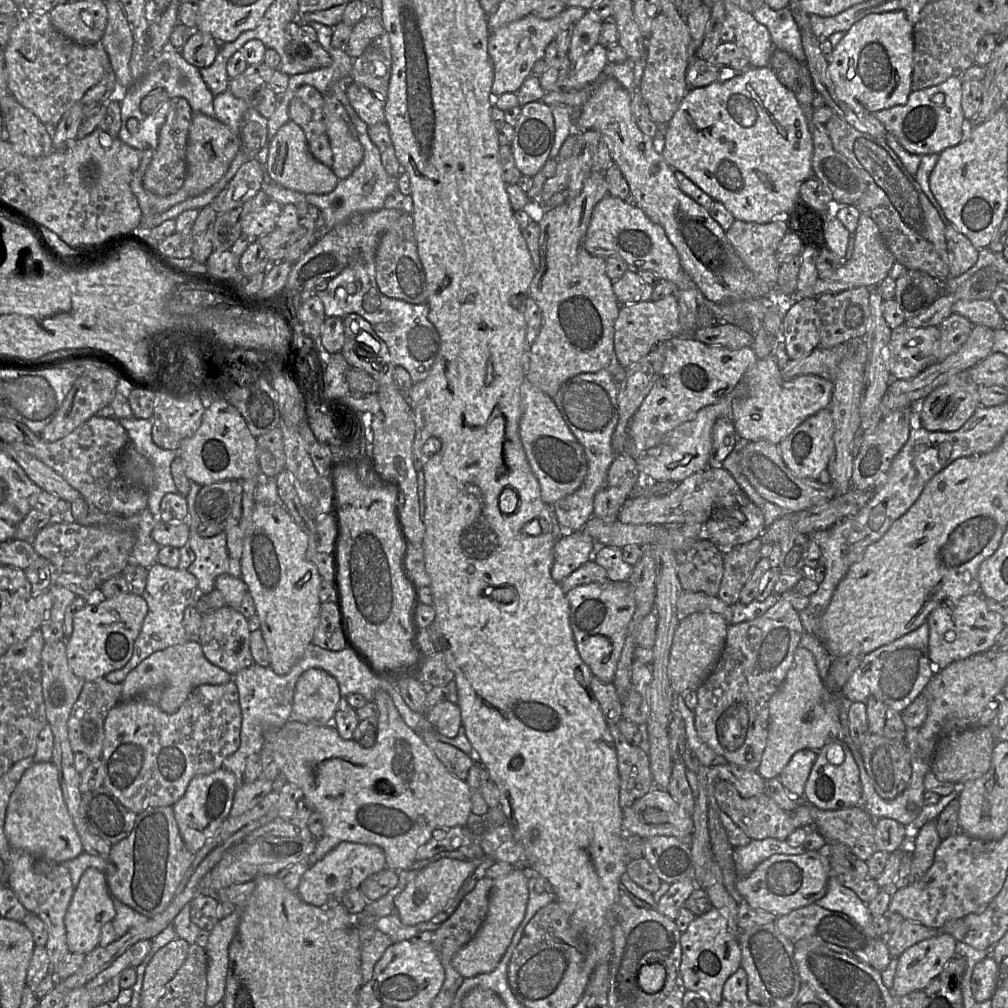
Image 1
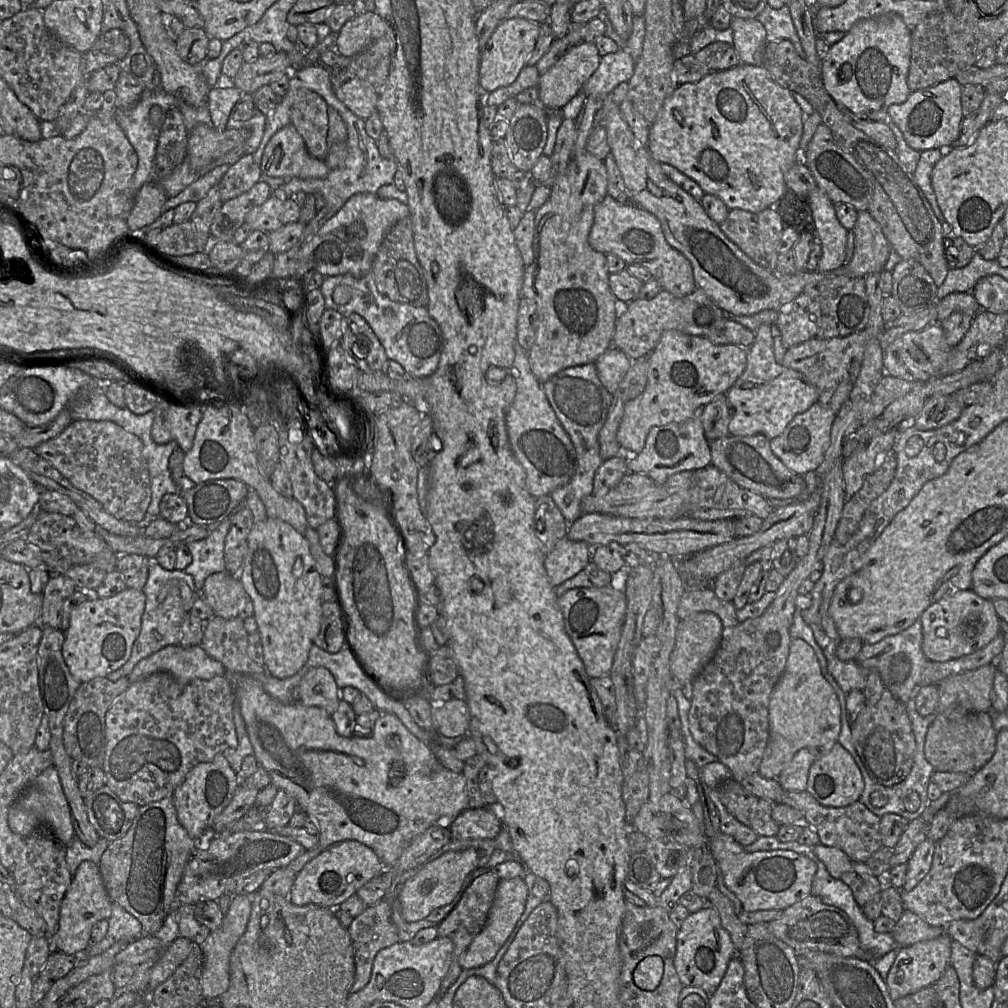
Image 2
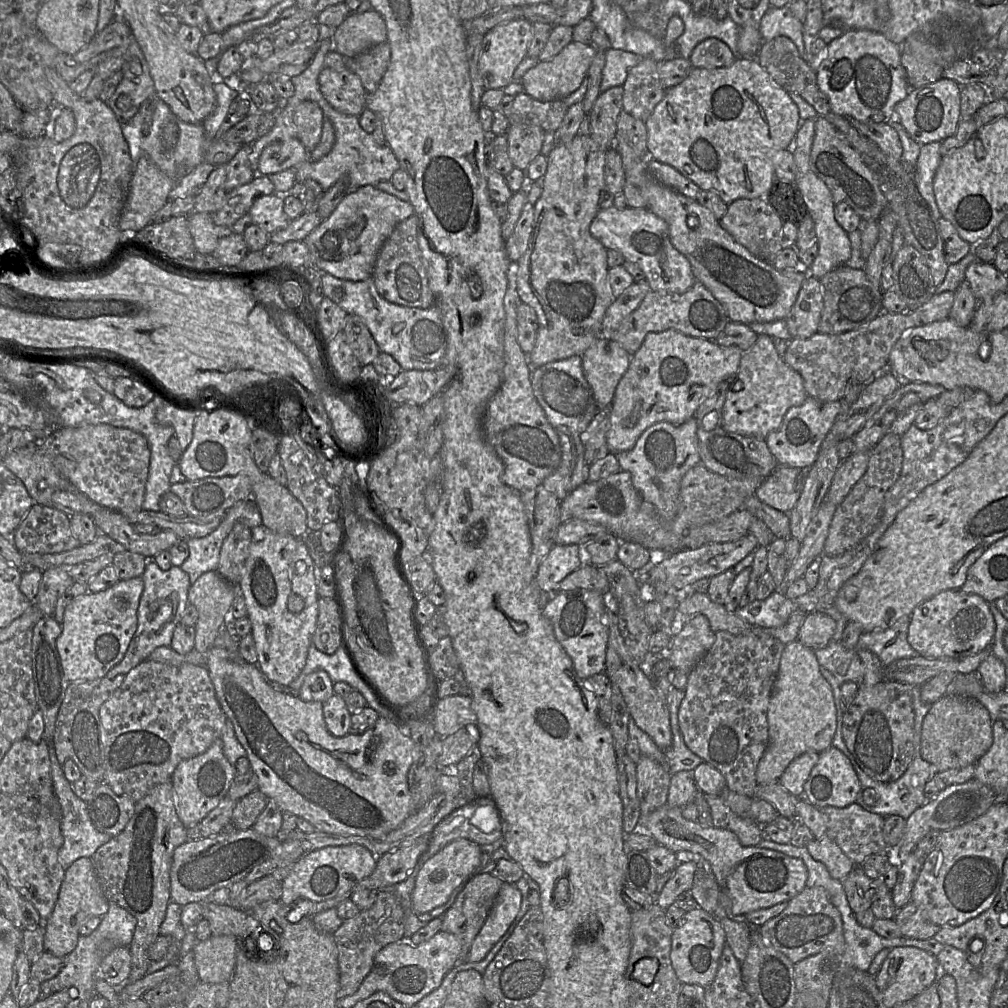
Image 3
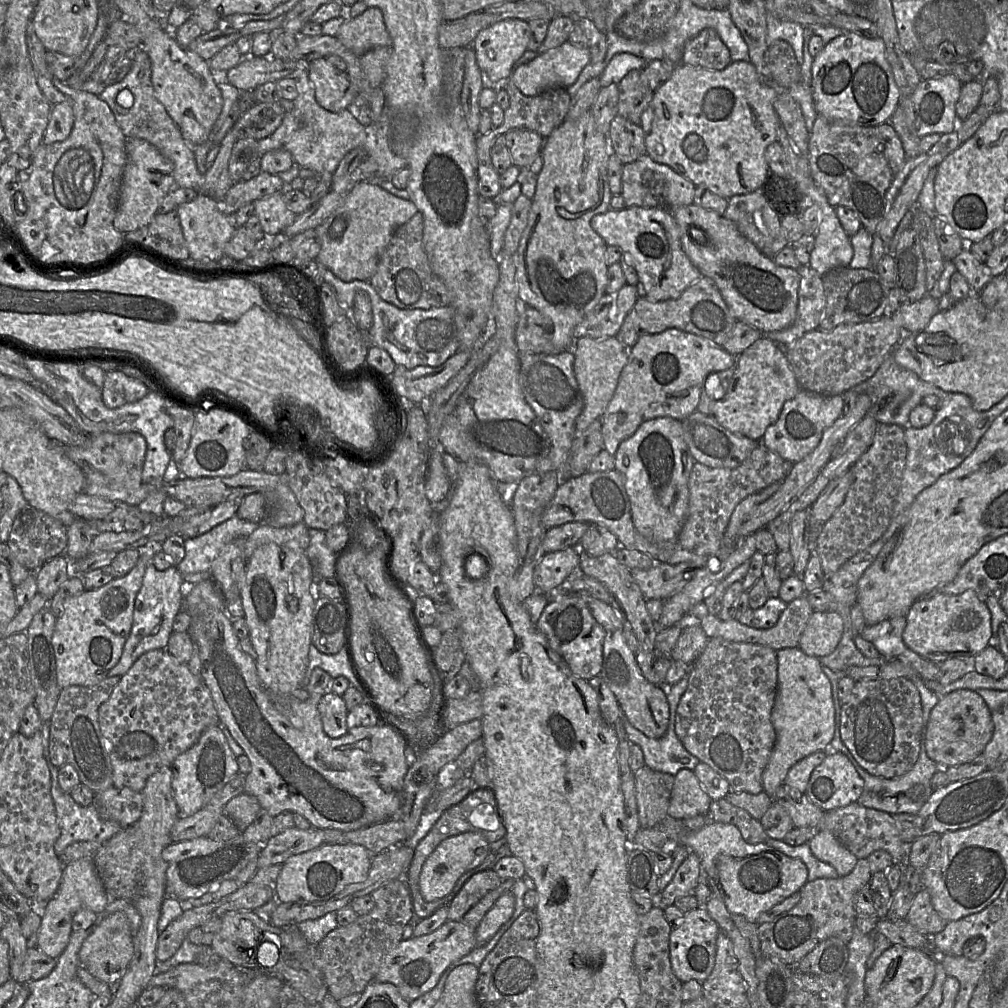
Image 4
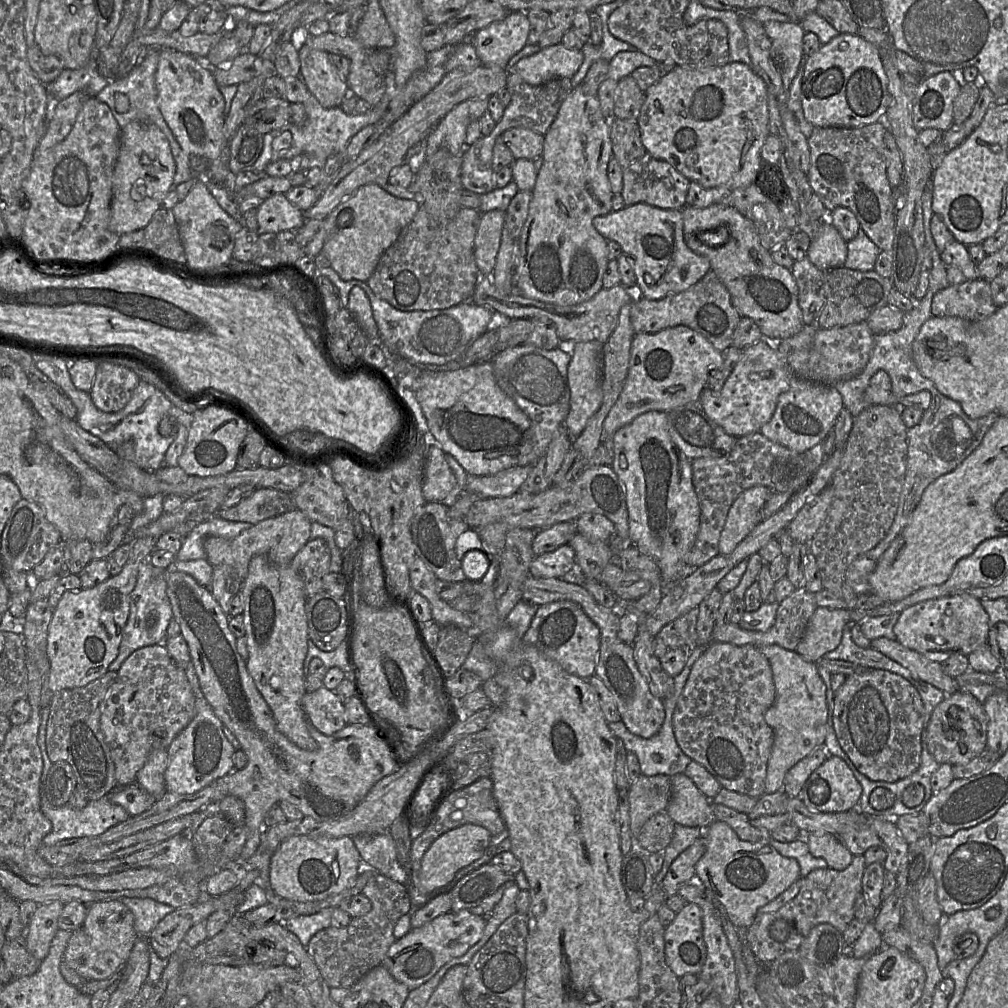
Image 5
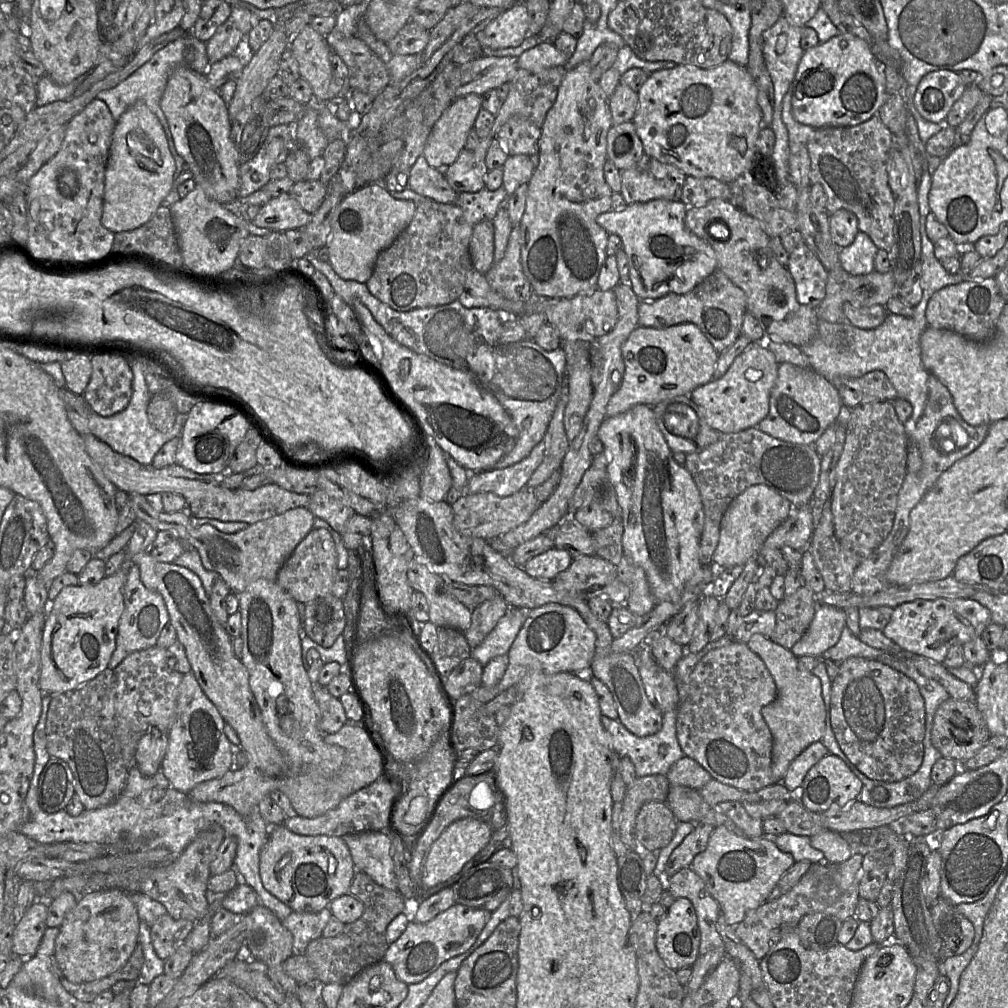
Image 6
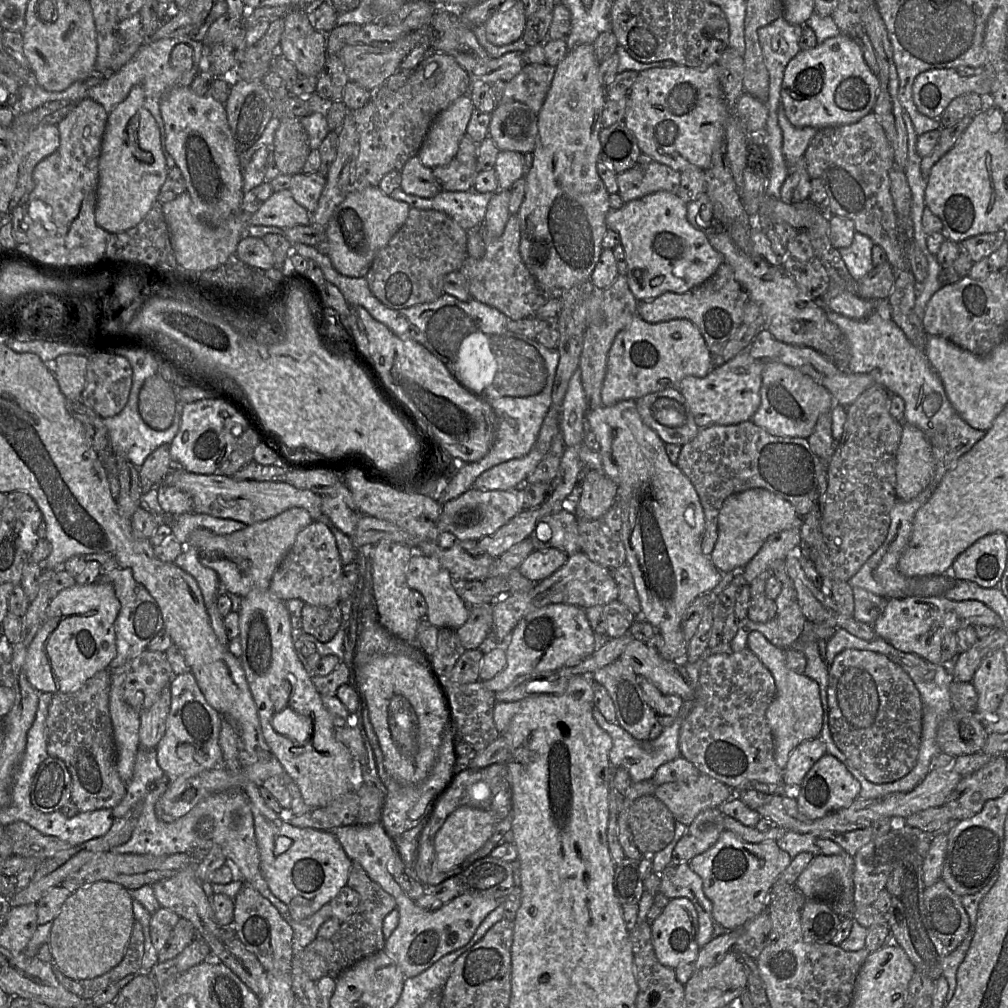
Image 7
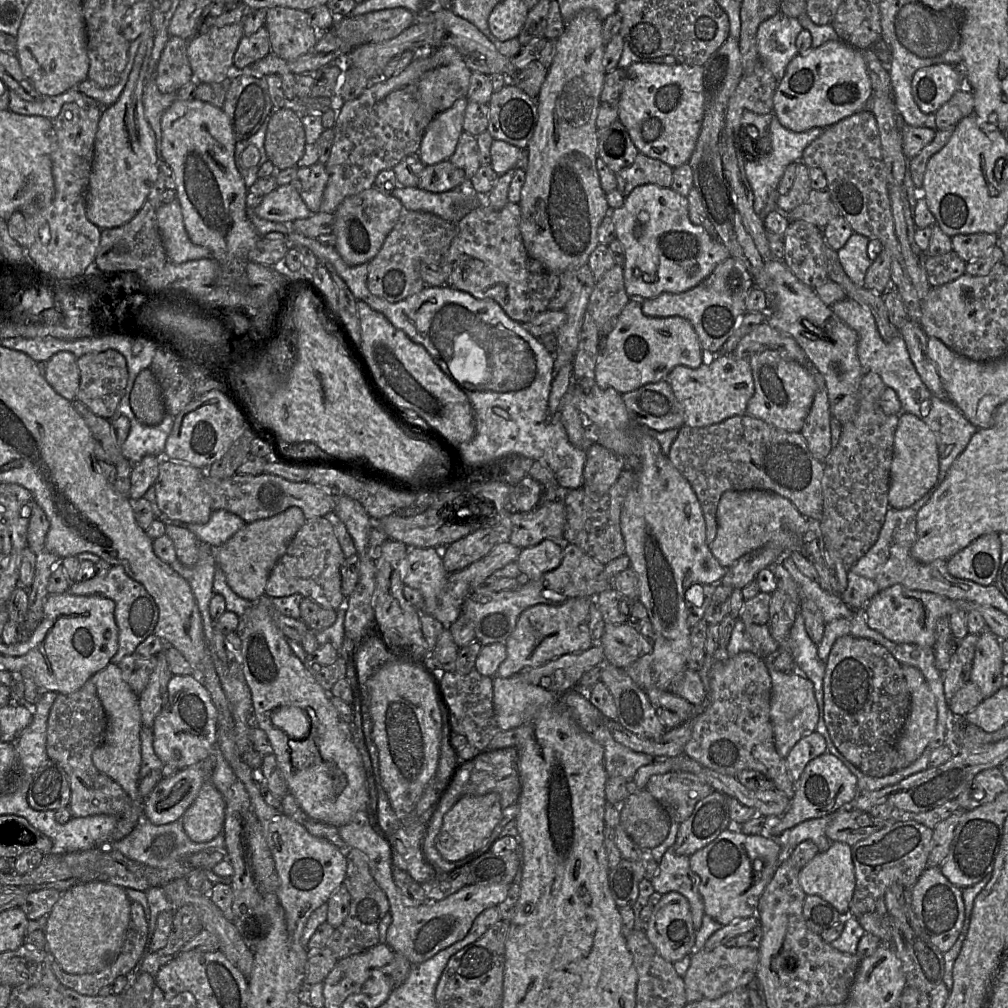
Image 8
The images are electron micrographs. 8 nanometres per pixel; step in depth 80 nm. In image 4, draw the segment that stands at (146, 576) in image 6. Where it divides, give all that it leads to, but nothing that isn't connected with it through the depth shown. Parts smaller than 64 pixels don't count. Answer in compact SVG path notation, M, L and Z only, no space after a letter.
M184 596L182 610L191 617L187 632L199 650L200 678L210 691L220 724L228 728L250 761L244 793L255 796L261 809L272 817L281 812L298 813L319 829L349 832L398 814L410 756L415 756L412 741L382 719L376 726L351 728L339 738L330 738L323 730L317 708L322 696L311 695L306 701L300 701L290 695L271 694L258 677L255 660L241 650L240 639L225 609L217 610L203 602L189 605Z

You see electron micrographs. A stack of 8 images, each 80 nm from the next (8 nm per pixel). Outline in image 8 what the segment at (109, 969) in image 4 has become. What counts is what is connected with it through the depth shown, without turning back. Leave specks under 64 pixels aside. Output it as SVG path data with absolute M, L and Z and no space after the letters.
M93 881L62 893L47 915L43 930L48 951L69 974L91 974L103 970L119 954L130 919L131 902L117 885Z

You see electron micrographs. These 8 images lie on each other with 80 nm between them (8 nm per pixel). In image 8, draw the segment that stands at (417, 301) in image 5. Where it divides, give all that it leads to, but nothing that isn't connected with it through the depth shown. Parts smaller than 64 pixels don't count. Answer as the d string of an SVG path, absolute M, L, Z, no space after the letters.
M403 210L378 254L368 263L367 286L377 297L395 303L426 287L420 276L421 264L440 265L453 239L457 225L429 212Z

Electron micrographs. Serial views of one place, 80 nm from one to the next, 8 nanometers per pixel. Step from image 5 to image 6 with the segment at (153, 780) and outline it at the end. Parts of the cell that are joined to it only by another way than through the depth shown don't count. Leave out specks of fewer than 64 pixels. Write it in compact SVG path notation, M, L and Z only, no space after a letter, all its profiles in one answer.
M153 727L138 741L135 762L145 776L153 776L160 768L168 747L168 734Z

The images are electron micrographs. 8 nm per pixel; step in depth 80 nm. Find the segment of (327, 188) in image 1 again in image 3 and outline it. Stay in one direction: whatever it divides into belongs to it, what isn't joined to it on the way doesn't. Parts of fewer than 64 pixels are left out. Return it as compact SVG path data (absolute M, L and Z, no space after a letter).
M298 138L275 141L264 148L258 163L258 172L271 175L310 159L310 152Z

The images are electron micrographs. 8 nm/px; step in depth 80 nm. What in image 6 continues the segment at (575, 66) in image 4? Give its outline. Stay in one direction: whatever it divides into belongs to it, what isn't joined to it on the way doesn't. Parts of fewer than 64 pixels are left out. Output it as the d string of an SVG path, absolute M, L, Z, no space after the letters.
M540 42L522 53L517 58L517 65L518 69L537 73L551 67L565 67L569 59L570 57L559 51L553 42Z

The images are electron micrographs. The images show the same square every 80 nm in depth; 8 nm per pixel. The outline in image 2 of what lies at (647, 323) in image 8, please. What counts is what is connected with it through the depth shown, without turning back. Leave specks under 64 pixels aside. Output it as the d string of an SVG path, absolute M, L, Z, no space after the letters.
M677 330L665 332L649 354L645 390L624 407L617 432L620 446L640 453L652 427L683 422L717 395L727 394L746 368L749 348L735 344L715 345L707 337L688 335Z

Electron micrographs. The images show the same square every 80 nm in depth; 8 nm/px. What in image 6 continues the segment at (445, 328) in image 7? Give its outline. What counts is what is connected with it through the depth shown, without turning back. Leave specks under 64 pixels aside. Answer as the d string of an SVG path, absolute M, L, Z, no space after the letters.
M317 251L308 253L305 258L327 277L335 293L347 304L352 306L354 300L360 300L398 343L450 367L467 368L499 400L517 428L518 437L515 447L493 468L501 469L522 461L544 439L566 374L566 355L562 348L547 351L533 339L501 343L501 313L487 307L467 308L459 300L441 306L396 311L373 296L366 283L342 279L329 262L317 257Z

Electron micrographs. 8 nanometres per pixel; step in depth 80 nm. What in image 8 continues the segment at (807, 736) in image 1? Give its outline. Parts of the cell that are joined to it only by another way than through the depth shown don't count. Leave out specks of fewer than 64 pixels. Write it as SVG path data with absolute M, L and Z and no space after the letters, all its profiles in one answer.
M768 669L771 678L770 722L773 730L774 745L778 754L786 758L795 744L803 737L816 731L819 709L815 699L813 683L793 672Z

